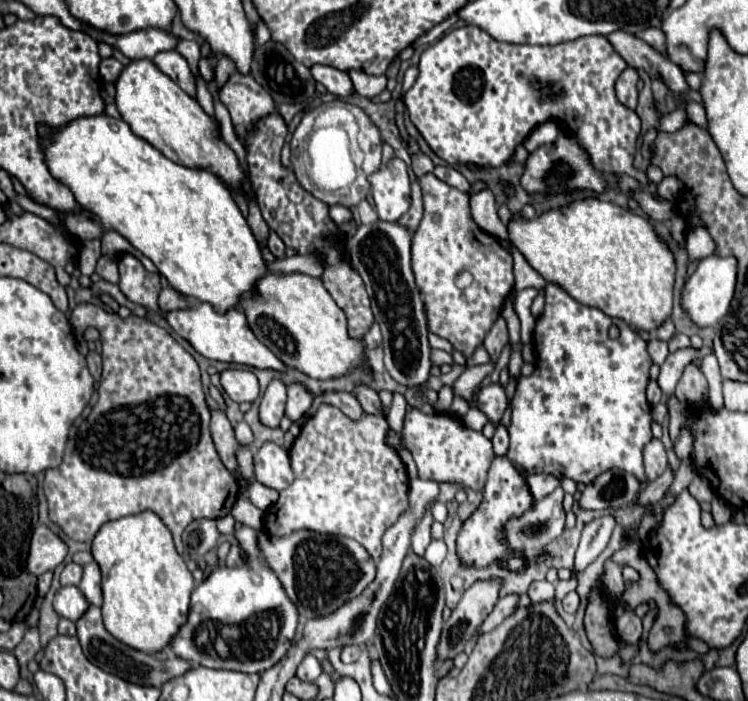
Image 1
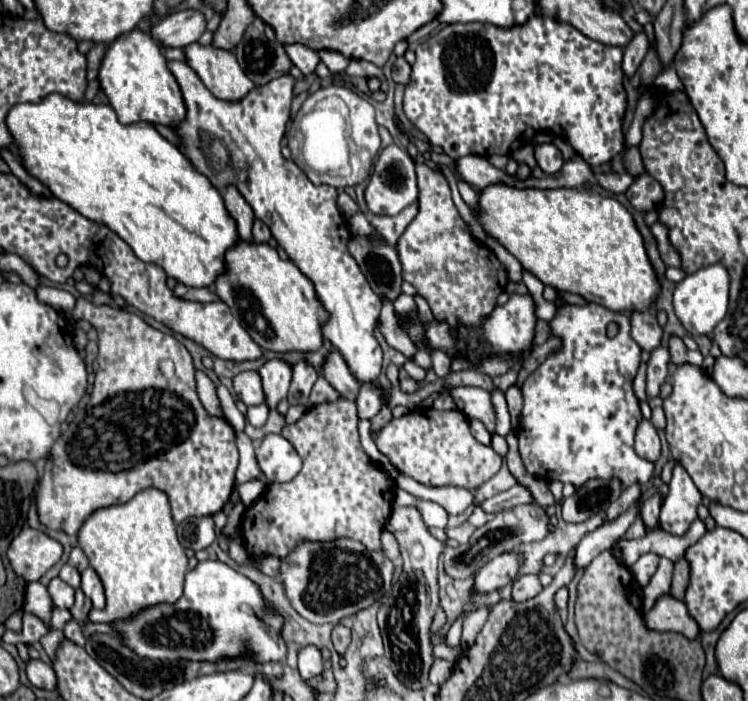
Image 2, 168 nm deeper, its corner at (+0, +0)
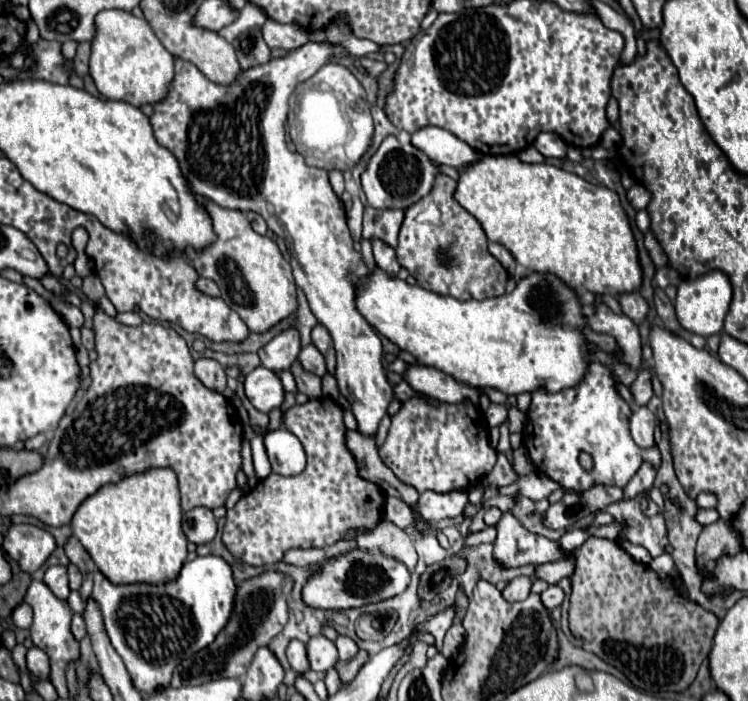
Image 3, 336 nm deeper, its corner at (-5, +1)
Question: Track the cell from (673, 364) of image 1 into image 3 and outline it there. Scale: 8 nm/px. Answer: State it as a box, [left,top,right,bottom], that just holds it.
[631,369,653,405]

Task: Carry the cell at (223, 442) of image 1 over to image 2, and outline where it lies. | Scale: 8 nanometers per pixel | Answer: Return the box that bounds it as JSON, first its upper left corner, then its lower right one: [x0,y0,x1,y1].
[196,370,222,416]

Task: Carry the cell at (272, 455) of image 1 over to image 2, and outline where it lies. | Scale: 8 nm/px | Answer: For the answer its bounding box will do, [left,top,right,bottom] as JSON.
[256,434,302,482]

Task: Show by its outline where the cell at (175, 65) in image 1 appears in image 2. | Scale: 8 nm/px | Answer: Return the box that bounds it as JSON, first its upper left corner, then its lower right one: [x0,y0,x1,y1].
[168,62,382,386]

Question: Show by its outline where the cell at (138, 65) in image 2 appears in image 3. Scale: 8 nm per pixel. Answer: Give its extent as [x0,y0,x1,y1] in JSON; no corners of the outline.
[89,9,173,107]

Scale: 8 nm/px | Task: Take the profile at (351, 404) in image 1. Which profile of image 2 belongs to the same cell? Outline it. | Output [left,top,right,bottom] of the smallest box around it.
[310,376,338,406]

